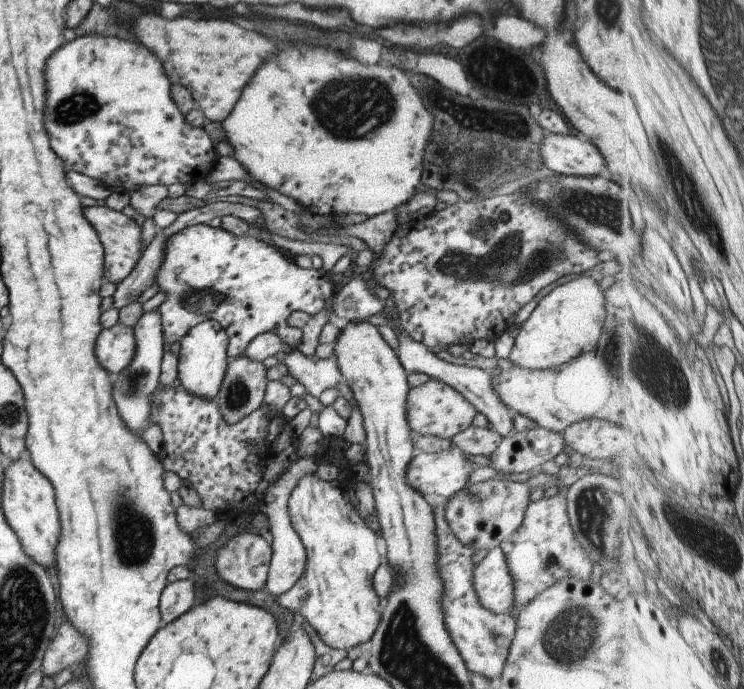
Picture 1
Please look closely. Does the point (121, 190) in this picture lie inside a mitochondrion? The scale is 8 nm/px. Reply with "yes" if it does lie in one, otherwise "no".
no

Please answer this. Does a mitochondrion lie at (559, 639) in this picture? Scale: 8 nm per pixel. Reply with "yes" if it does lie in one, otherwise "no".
yes

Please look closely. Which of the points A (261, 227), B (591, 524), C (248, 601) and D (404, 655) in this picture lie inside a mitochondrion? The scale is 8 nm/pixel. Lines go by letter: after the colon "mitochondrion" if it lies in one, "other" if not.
A: other
B: mitochondrion
C: other
D: mitochondrion

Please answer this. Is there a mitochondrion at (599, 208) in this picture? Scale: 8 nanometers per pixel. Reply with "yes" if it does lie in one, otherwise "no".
yes

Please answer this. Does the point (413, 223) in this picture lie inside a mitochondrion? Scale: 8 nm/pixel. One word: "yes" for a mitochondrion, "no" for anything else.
no

